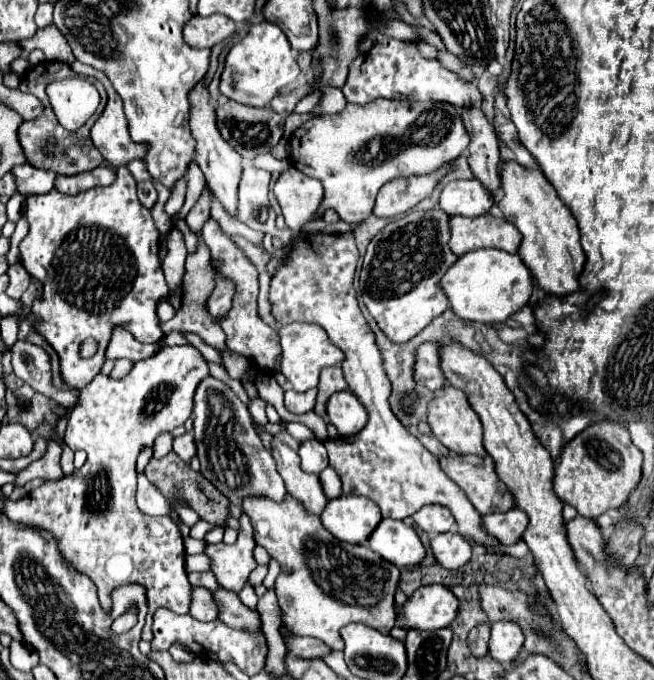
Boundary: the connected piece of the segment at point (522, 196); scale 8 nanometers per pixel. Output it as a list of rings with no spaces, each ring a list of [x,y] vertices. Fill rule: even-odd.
[[[515,161],[501,165],[501,189],[503,197],[499,199],[499,209],[505,219],[515,225],[521,235],[519,255],[523,263],[531,269],[537,283],[547,295],[565,297],[579,291],[579,275],[585,265],[585,253],[579,243],[577,221],[573,219],[569,207],[559,199],[553,185],[539,173],[521,167]]]

